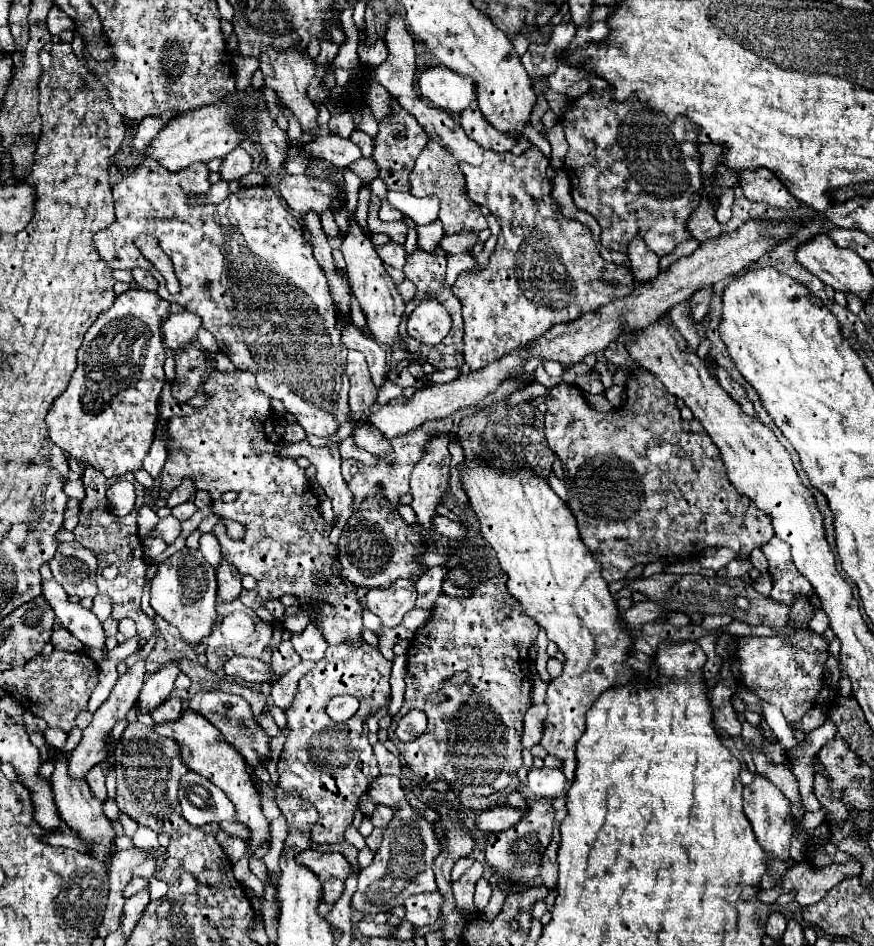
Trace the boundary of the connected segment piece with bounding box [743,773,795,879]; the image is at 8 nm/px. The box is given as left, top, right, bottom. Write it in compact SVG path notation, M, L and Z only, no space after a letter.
M753 773L753 783L749 787L743 789L743 807L745 807L745 815L751 821L751 827L755 831L755 837L759 841L759 845L763 845L765 851L771 851L775 855L775 861L769 867L769 873L773 873L777 879L781 879L785 875L785 871L789 869L789 841L795 829L795 817L791 815L789 803L787 799L783 799L783 795L779 795L779 789L761 773Z

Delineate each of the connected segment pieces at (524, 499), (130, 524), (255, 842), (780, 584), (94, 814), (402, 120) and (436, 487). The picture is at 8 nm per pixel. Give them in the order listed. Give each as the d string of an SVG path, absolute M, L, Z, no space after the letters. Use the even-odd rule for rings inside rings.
M465 463L463 485L471 501L471 509L477 513L481 533L487 543L497 551L501 569L507 573L507 591L523 603L527 615L537 619L537 625L547 631L549 641L555 641L559 651L565 653L567 661L561 677L553 679L547 689L545 703L549 707L543 723L541 747L549 755L563 761L563 773L569 783L575 775L575 745L585 731L585 713L591 709L595 699L613 685L625 685L633 681L633 673L623 665L627 651L631 649L631 635L619 627L619 611L615 599L609 593L607 581L601 577L601 567L583 545L577 533L577 521L571 509L553 493L553 489L531 471L523 469L517 475L505 475L485 463Z
M87 465L85 471L83 471L83 477L81 477L83 485L85 485L85 499L81 501L81 509L79 509L79 523L75 527L75 541L79 541L83 547L91 549L95 553L95 557L99 557L99 563L101 563L101 569L109 567L109 565L115 565L119 569L119 575L117 575L117 581L115 583L109 583L109 585L103 585L103 575L99 575L97 579L97 585L99 585L99 591L101 593L107 593L111 597L111 603L113 603L113 613L111 617L113 619L133 619L135 625L137 625L137 635L143 637L143 639L149 639L149 637L159 637L159 629L155 625L153 619L149 619L143 611L141 611L141 591L143 591L143 577L145 577L145 571L147 571L147 565L143 561L143 545L141 545L141 539L139 539L139 533L137 533L137 511L141 509L143 505L143 497L141 497L141 491L139 491L139 497L135 501L135 509L125 515L125 517L117 517L111 513L111 507L109 507L109 501L107 501L107 489L117 483L119 479L107 479L103 473L99 473L95 467Z
M185 707L177 721L157 723L155 731L161 737L175 739L181 747L181 755L183 755L183 761L187 763L187 767L191 771L207 777L209 781L213 781L219 789L223 789L227 793L227 797L237 807L237 821L251 829L251 849L257 849L263 841L269 841L269 821L261 813L259 793L253 785L251 773L247 771L243 757L239 755L239 751L233 745L229 745L223 739L223 735L219 735L219 731L203 715L197 715L191 707Z
M771 537L771 541L761 549L769 561L769 573L773 577L771 599L789 605L797 599L797 595L805 595L811 601L811 583L803 579L799 571L795 571L787 543L779 537Z
M49 747L49 753L51 753L53 767L55 767L55 771L53 771L53 775L51 775L51 789L53 789L55 805L57 805L57 809L59 809L61 819L67 823L67 827L69 827L73 833L77 833L77 835L83 837L87 843L91 843L91 853L93 853L99 861L107 863L107 859L115 853L115 843L113 843L115 831L113 831L109 819L107 819L105 813L103 813L103 801L99 801L99 799L91 793L91 789L89 789L89 785L87 785L85 779L73 779L73 777L67 773L69 761L67 761L67 753L65 753L63 749L53 749L53 747Z
M391 99L391 113L379 121L379 133L373 137L373 161L379 165L379 177L387 183L387 189L407 189L409 173L415 165L415 157L427 145L429 137L425 129L417 123L417 119L399 107L397 99Z
M441 433L441 435L435 435L427 445L425 445L425 455L423 459L415 465L413 473L411 473L411 495L413 495L413 501L411 501L411 507L415 511L415 517L417 517L417 525L425 531L425 533L431 533L433 531L433 519L437 517L437 505L443 503L443 497L449 489L449 461L451 461L451 453L447 449L447 443L449 443L449 437L447 433Z

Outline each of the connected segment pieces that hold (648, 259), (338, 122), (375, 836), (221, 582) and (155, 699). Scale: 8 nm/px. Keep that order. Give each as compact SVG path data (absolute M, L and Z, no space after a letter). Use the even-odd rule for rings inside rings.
M633 239L629 243L627 257L631 263L631 271L639 283L651 281L659 275L659 257L651 249L647 249L641 239Z
M343 113L343 115L331 117L329 129L331 129L331 133L335 133L335 135L339 135L339 137L349 137L351 131L355 129L355 125L353 125L351 115L349 115L349 113Z
M377 827L377 829L373 829L373 833L365 839L365 843L367 843L367 847L373 851L373 853L377 853L379 851L379 847L381 847L381 839L383 839L383 831L385 831L385 827Z
M225 557L221 559L219 567L217 567L217 595L223 601L231 601L237 599L241 593L241 575L239 569L233 567L233 563L229 563Z
M167 661L159 667L157 673L149 675L145 679L145 685L143 685L143 691L139 695L139 705L141 709L145 711L151 711L155 709L157 705L161 705L173 691L175 687L175 679L179 675L179 665L177 661Z

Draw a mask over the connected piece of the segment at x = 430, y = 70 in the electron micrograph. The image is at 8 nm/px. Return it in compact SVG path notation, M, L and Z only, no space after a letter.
M443 65L427 67L421 71L419 91L421 97L431 101L433 107L439 107L451 115L461 113L469 107L473 99L477 99L473 81L463 75L457 75Z

